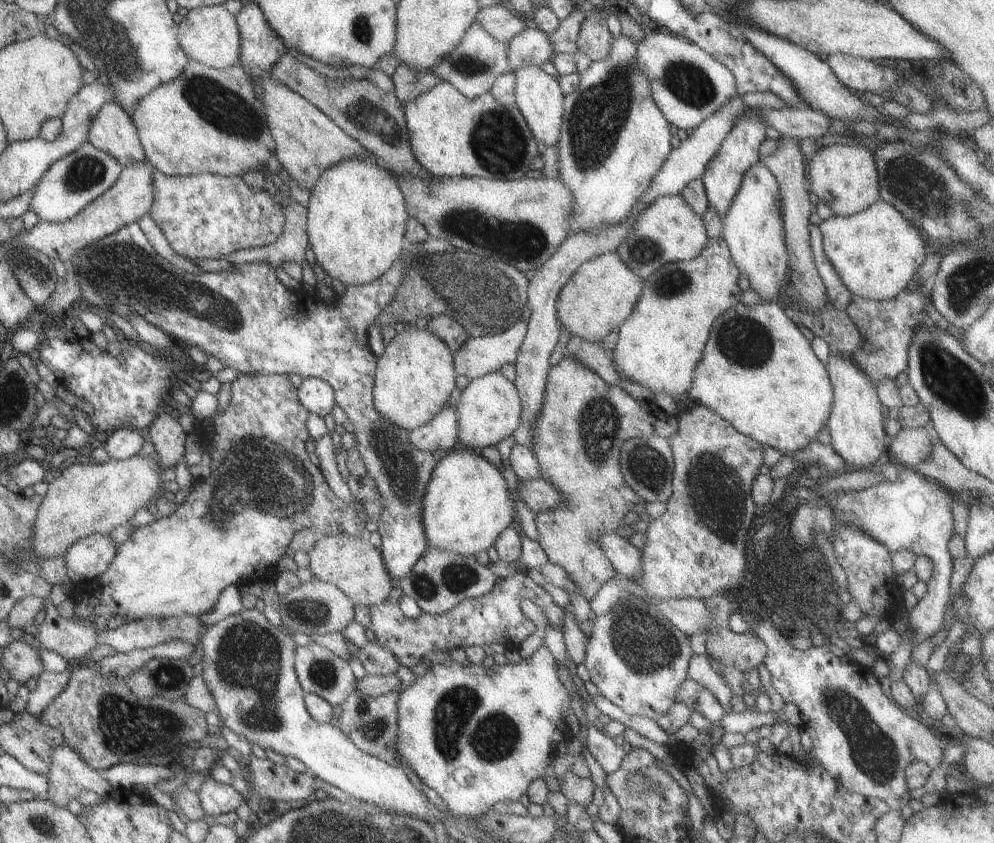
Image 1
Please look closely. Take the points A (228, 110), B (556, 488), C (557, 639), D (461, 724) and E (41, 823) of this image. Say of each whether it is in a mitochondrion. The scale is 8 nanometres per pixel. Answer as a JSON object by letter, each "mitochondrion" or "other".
{"A":"mitochondrion","B":"other","C":"other","D":"mitochondrion","E":"mitochondrion"}

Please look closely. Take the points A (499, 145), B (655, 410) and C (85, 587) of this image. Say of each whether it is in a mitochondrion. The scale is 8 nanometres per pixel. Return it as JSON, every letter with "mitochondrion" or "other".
{"A":"mitochondrion","B":"other","C":"other"}

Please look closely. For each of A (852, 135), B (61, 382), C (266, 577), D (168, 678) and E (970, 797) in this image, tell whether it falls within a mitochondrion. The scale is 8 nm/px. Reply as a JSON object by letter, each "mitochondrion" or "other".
{"A":"other","B":"other","C":"other","D":"mitochondrion","E":"other"}

